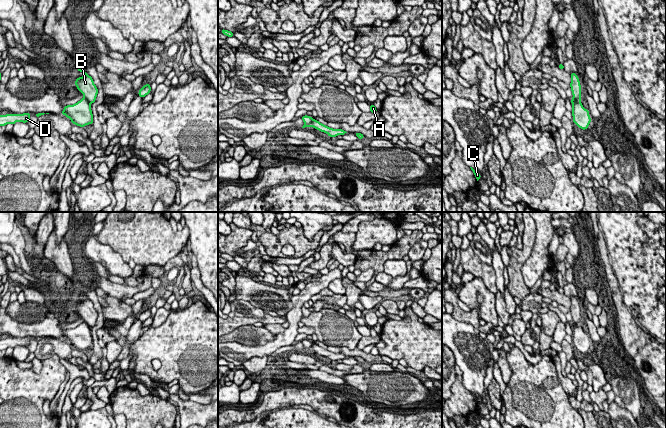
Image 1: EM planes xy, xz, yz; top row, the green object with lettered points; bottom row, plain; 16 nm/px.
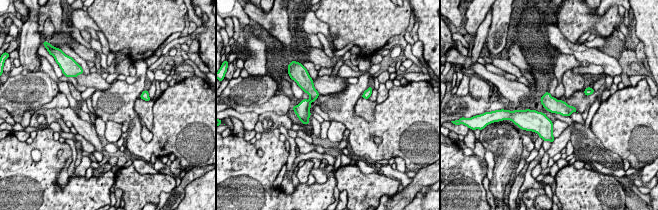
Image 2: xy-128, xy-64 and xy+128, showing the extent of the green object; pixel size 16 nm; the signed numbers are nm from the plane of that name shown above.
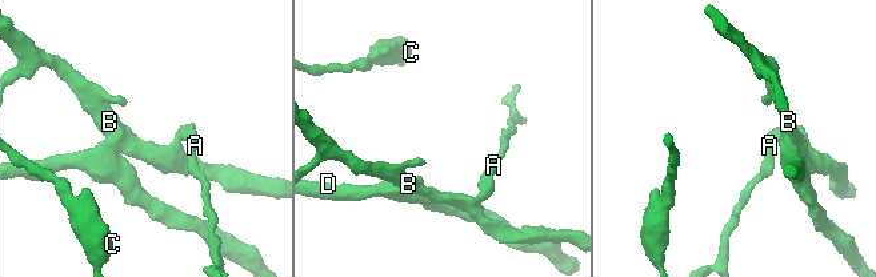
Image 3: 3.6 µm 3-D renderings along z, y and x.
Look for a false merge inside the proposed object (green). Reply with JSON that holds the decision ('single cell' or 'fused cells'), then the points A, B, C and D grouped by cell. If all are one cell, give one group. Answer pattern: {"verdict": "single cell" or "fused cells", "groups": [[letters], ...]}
{"verdict": "fused cells", "groups": [["A", "B"], ["C", "D"]]}

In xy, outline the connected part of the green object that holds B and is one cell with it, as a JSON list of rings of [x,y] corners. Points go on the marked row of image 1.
[[[78,68],[78,71],[83,72],[86,75],[82,77],[78,77],[75,80],[75,85],[77,89],[84,95],[84,98],[86,98],[88,102],[92,104],[96,101],[98,89],[96,85],[94,84],[92,77],[89,76],[84,69]]]

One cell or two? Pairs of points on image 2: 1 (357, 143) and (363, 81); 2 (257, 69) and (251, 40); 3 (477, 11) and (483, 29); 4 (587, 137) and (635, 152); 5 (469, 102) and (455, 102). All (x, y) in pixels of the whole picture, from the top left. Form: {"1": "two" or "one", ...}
{"1": "one", "2": "one", "3": "two", "4": "two", "5": "one"}

